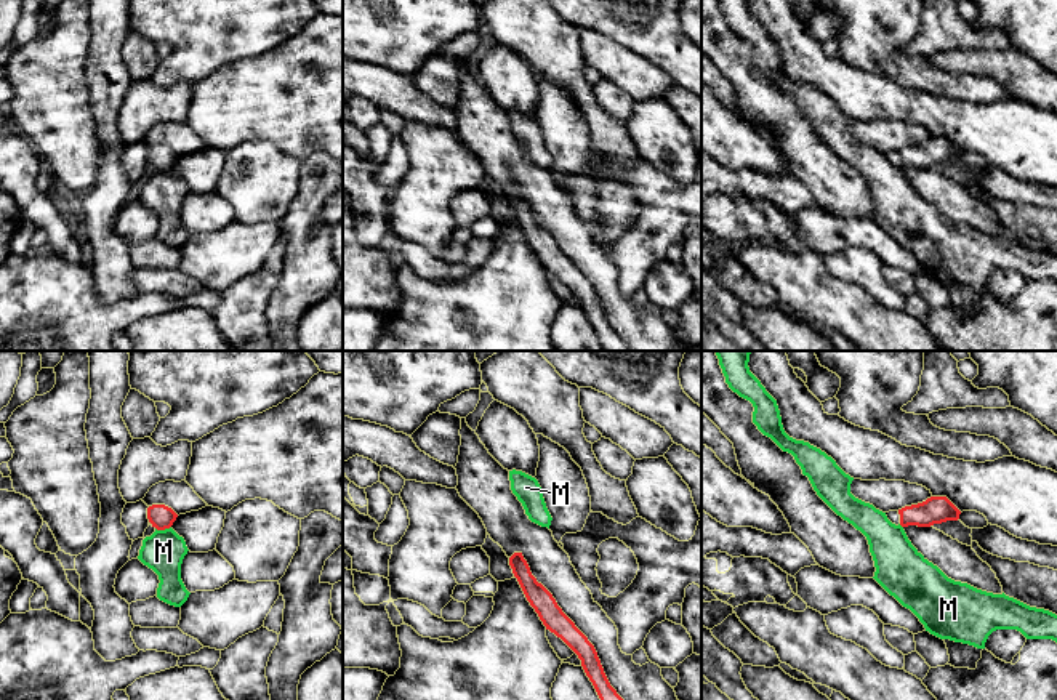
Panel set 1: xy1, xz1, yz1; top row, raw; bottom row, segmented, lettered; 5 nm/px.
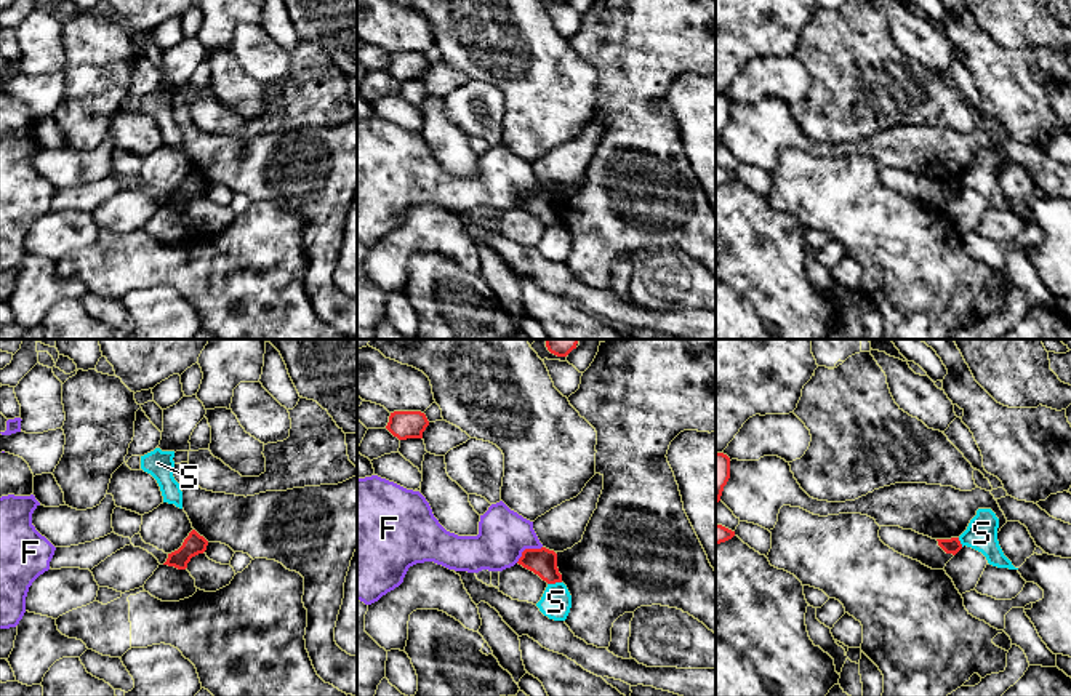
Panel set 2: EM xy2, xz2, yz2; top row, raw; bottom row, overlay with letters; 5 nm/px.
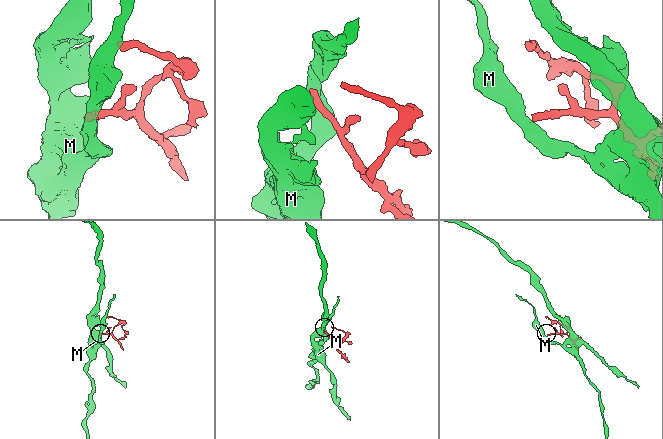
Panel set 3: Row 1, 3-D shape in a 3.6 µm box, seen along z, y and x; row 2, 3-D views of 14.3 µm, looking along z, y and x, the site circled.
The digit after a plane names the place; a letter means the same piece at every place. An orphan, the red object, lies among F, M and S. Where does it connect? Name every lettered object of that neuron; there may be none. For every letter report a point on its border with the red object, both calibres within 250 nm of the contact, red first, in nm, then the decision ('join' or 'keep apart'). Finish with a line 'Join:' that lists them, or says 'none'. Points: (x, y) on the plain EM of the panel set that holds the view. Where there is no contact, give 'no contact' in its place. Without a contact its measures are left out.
F: xz2 (527, 191) | 140/260 nm | keep apart
M: xy1 (162, 170) | 120/200 nm | keep apart
S: xz2 (554, 224) | 140/160 nm | keep apart
Join: none

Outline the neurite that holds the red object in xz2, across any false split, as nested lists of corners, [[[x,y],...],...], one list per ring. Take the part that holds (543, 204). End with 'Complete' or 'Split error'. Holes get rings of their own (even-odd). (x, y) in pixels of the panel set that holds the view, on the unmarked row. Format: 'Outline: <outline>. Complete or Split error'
Outline: [[[546,189],[525,190],[517,205],[538,216],[548,226],[562,224],[562,216],[557,210],[557,195],[554,192]]]. Complete

